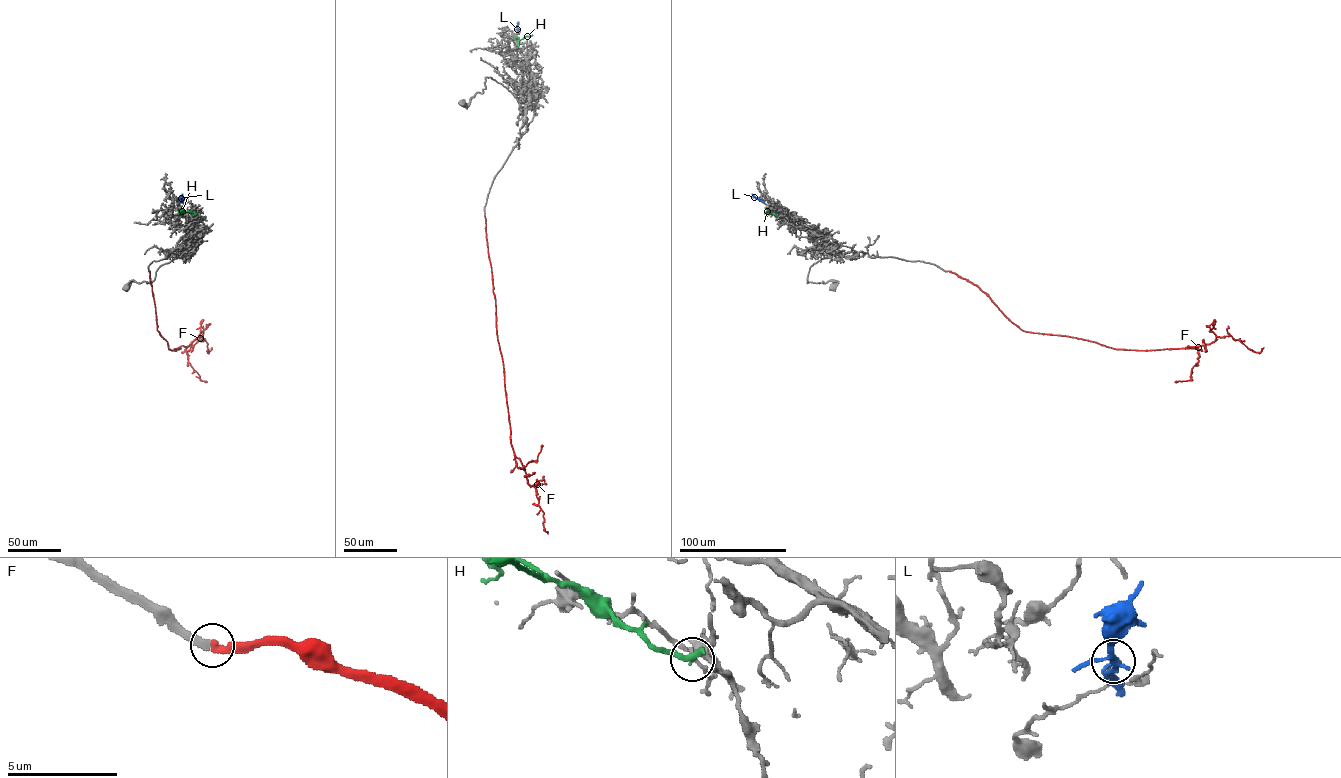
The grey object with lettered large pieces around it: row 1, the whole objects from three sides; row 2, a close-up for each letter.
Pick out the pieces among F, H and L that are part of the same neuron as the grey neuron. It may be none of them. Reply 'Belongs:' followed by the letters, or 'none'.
Belongs: F

